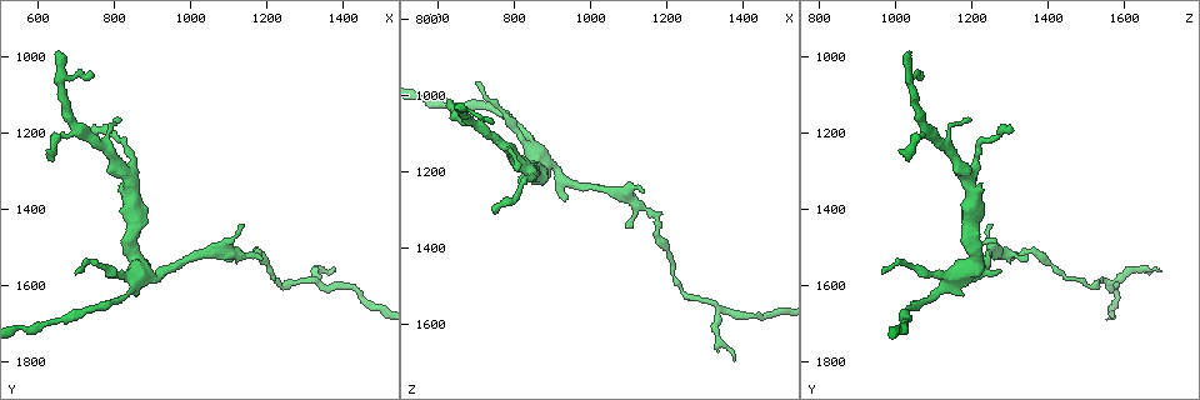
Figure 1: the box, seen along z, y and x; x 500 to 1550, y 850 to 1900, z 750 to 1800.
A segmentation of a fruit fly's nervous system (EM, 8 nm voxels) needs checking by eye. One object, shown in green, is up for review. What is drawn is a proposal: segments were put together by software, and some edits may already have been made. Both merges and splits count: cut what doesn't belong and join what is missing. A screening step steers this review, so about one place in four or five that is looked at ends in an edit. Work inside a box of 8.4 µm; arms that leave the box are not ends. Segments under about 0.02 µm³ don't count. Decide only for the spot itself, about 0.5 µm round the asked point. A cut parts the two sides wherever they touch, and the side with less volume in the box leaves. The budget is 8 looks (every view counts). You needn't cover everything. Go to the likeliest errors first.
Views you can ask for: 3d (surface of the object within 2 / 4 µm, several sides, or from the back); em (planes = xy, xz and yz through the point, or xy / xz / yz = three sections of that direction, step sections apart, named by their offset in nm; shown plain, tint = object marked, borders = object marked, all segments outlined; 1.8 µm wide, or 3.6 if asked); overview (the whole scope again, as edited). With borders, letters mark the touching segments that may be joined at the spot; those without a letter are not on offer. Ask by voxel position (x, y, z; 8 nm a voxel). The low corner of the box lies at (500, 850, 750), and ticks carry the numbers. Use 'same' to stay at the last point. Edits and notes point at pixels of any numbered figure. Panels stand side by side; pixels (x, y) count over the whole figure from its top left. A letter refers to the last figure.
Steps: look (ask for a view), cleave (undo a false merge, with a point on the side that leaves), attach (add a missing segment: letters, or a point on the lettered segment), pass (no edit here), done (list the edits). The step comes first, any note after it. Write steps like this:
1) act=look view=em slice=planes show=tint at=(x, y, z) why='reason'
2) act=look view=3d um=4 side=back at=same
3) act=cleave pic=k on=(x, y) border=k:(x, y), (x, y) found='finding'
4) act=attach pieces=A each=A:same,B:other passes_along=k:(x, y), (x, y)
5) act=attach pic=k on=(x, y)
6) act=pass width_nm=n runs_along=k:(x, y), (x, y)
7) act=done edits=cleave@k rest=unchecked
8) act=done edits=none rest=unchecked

act=look view=em slice=planes show=borders at=(1140, 1440, 1255) why='free end'

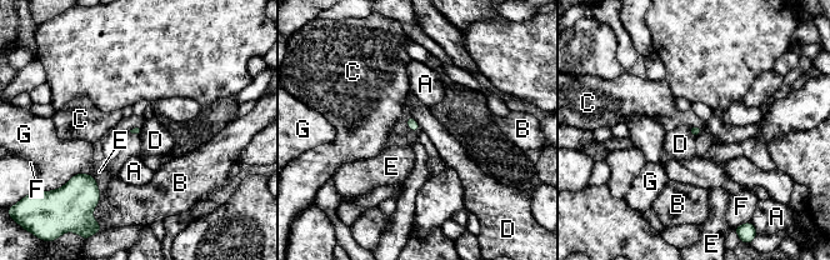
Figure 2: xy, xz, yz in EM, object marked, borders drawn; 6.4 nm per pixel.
act=pass each=A:other,B:other,C:other,D:other,E:other,F:other,G:other border=2:(411, 116), (420, 129) found='none of them fits'

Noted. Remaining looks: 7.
act=look view=em slice=xy step=8 show=tint at=(655, 985, 1035) why='branch stops here'

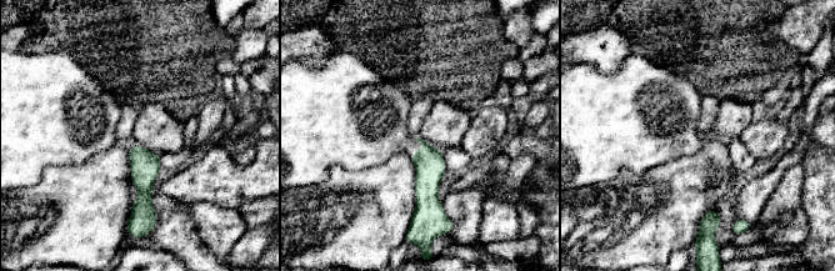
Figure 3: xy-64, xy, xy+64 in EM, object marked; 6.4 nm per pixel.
act=look view=em slice=planes show=borders at=same why='another direction'

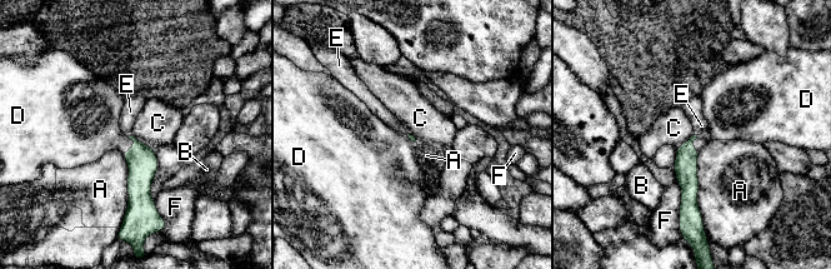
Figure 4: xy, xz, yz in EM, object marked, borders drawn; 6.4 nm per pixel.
act=attach pieces=D each=A:other,B:other,C:other,D:same,E:other,F:other passes_along=4:(143, 164), (128, 150), (95, 130) found='the neuron continues'

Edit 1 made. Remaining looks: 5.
act=look view=3d um=4 at=(1385, 1560, 1700) why='thin end'

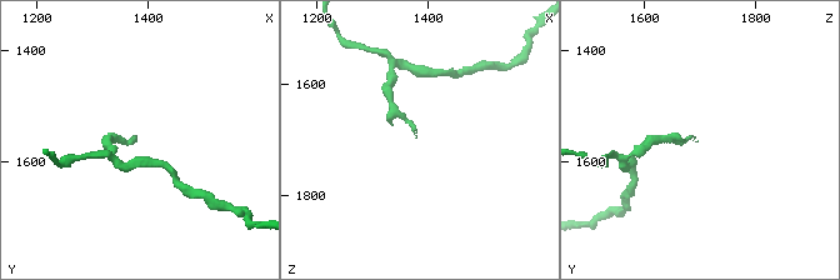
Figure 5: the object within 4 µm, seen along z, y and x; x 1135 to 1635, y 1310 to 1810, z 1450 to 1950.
act=look view=em slice=xy step=16 show=borders at=(1380, 1565, 1700) why='shape alone is not enough'

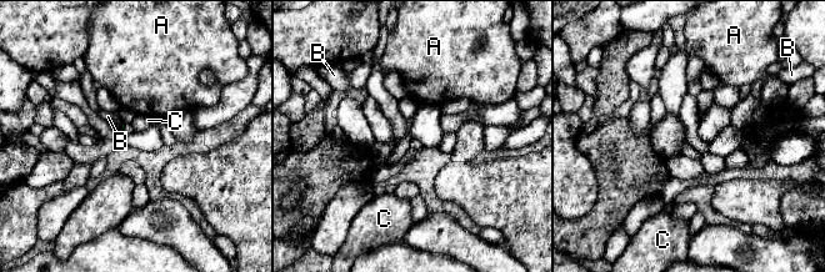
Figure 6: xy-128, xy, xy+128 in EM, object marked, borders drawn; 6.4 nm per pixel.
act=look view=em slice=planes show=borders at=same why='cut it another way'

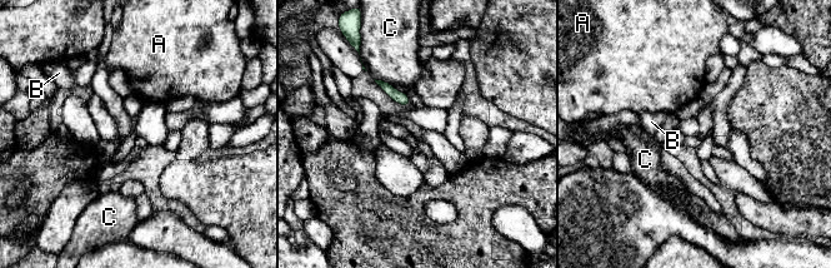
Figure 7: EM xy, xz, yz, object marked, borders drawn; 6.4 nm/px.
act=pass each=A:other,B:other,C:other border=7:(374, 78), (386, 80), (394, 88) found='none of them fits'

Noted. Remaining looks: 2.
act=look view=3d um=2 at=(705, 1575, 965) why='thin end'

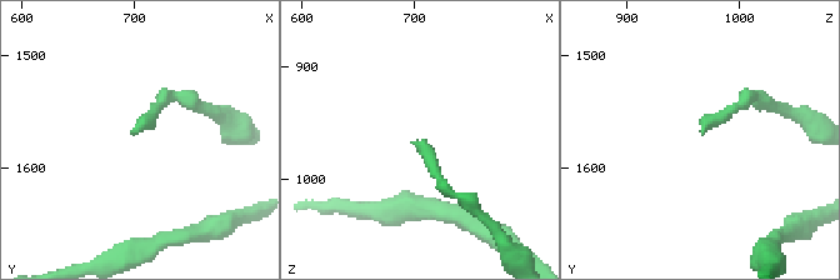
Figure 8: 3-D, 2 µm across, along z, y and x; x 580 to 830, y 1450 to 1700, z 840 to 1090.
act=look view=em slice=planes show=borders at=(700, 1566, 968)

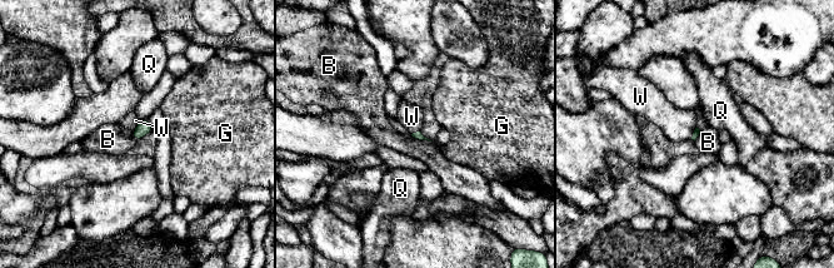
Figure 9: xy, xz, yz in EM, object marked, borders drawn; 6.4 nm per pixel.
act=pass each=B:other,G:other,Q:other,W:other border=9:(410, 135), (432, 142) found='no lettered segment goes on from it'

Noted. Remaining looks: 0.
act=done edits=attach@4 rest=unchecked

